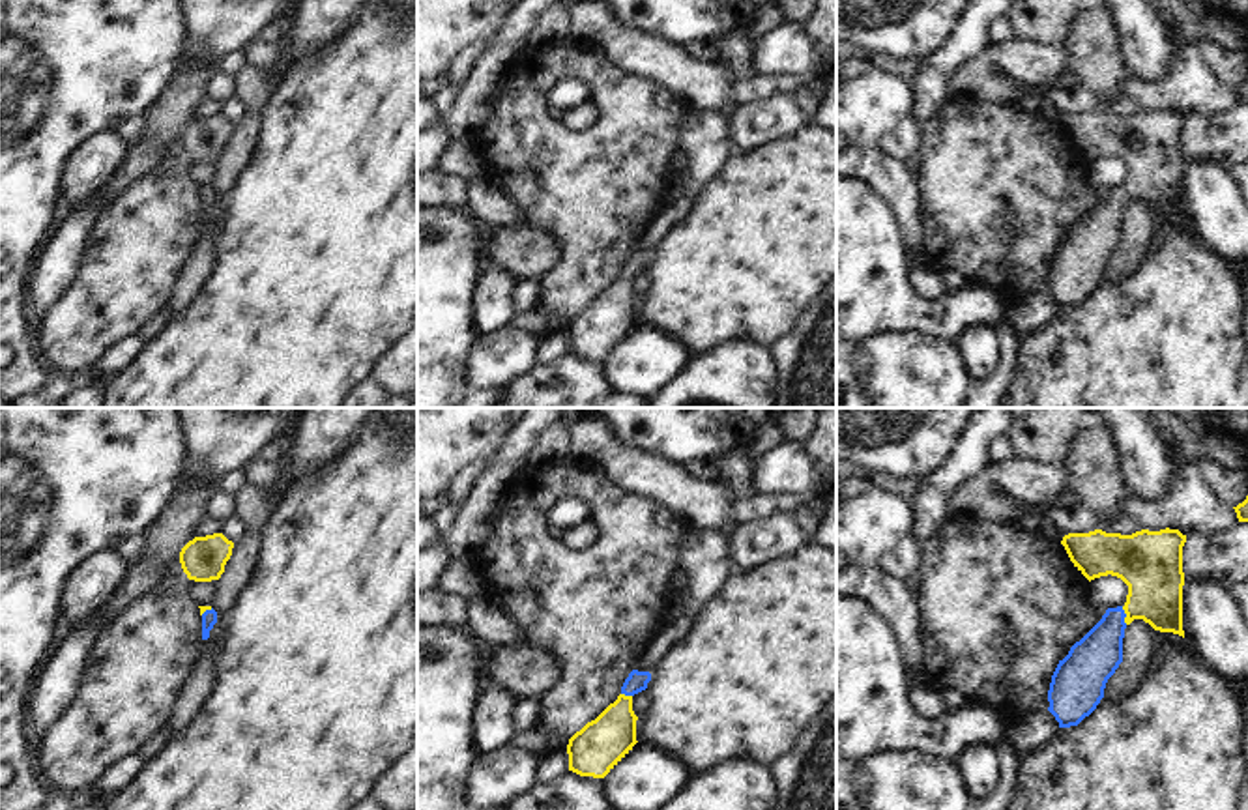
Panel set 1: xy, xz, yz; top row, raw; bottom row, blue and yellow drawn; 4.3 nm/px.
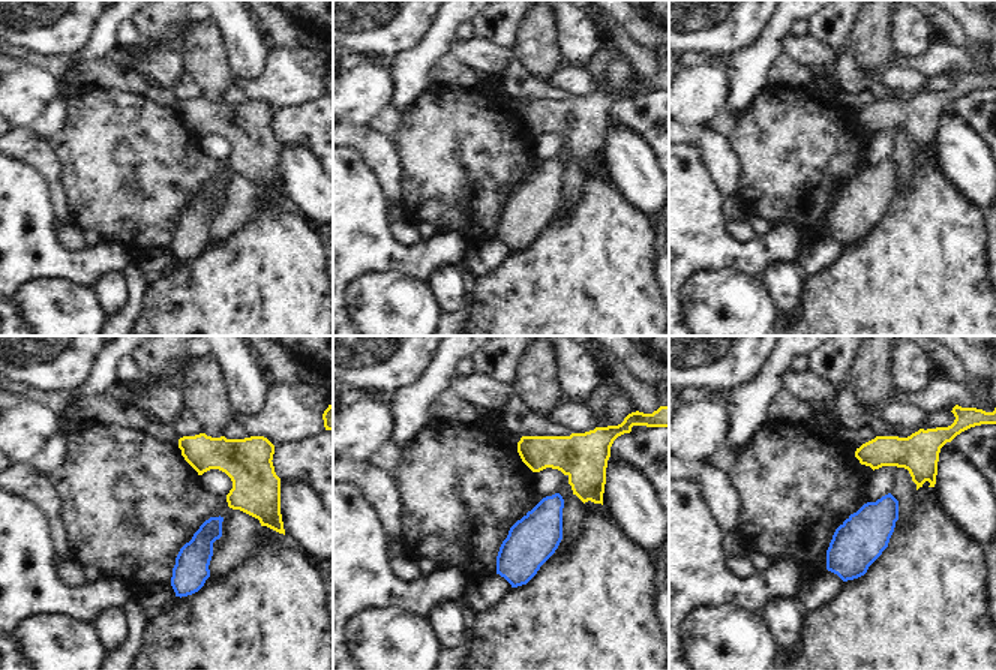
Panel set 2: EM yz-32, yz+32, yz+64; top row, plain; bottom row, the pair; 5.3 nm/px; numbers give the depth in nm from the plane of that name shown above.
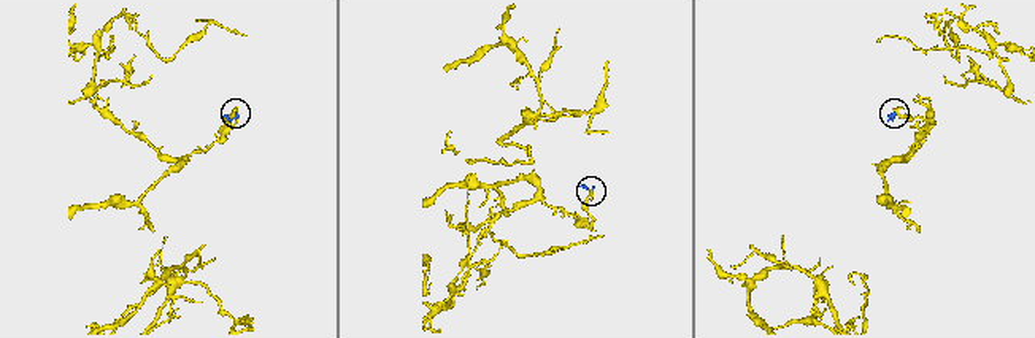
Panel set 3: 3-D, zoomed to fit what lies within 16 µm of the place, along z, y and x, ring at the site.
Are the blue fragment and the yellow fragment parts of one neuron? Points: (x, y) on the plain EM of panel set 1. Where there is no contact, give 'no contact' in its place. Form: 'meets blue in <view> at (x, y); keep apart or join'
meets blue in yz at (1125, 197); join

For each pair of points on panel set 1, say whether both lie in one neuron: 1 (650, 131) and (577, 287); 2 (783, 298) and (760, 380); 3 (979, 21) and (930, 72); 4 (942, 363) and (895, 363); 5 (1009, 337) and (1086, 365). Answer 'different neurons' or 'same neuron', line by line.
1: same neuron
2: different neurons
3: same neuron
4: same neuron
5: different neurons

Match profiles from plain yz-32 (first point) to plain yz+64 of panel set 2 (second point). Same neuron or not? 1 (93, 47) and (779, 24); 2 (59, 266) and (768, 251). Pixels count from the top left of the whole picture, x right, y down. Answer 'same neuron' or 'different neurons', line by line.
1: same neuron
2: same neuron

